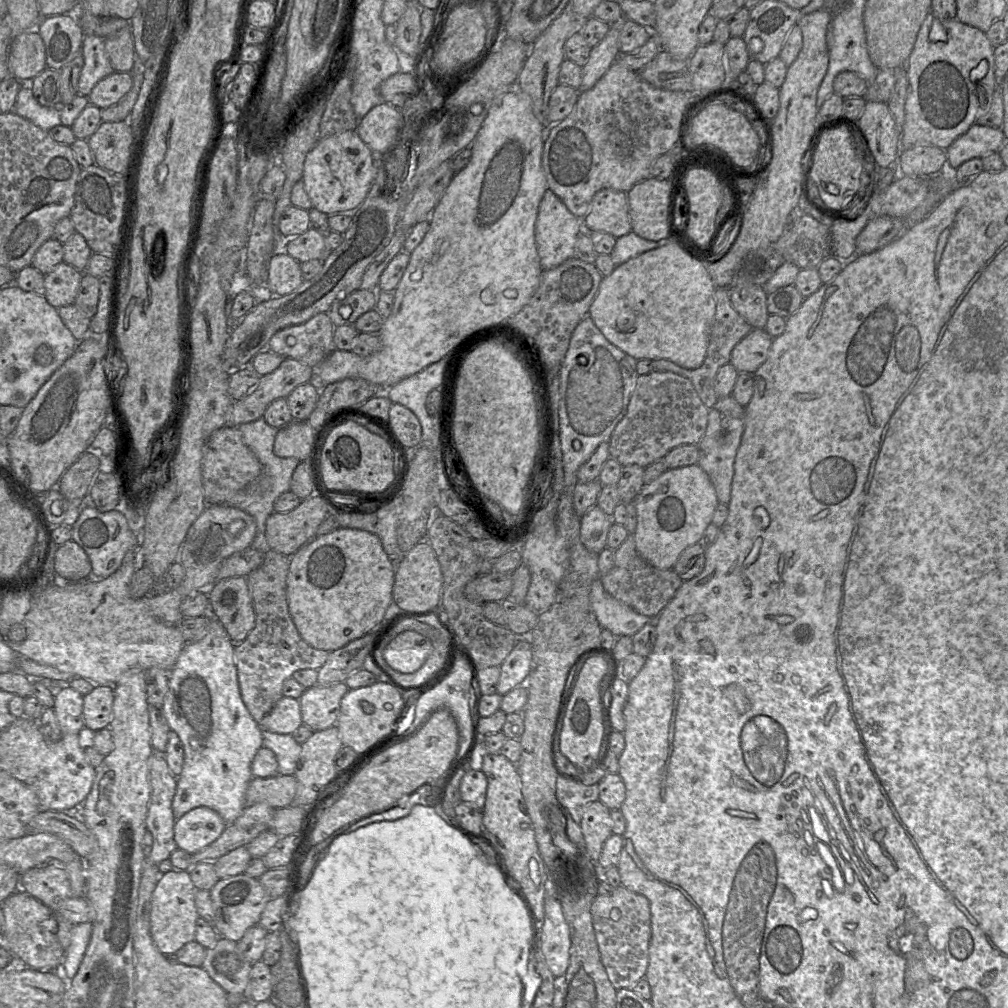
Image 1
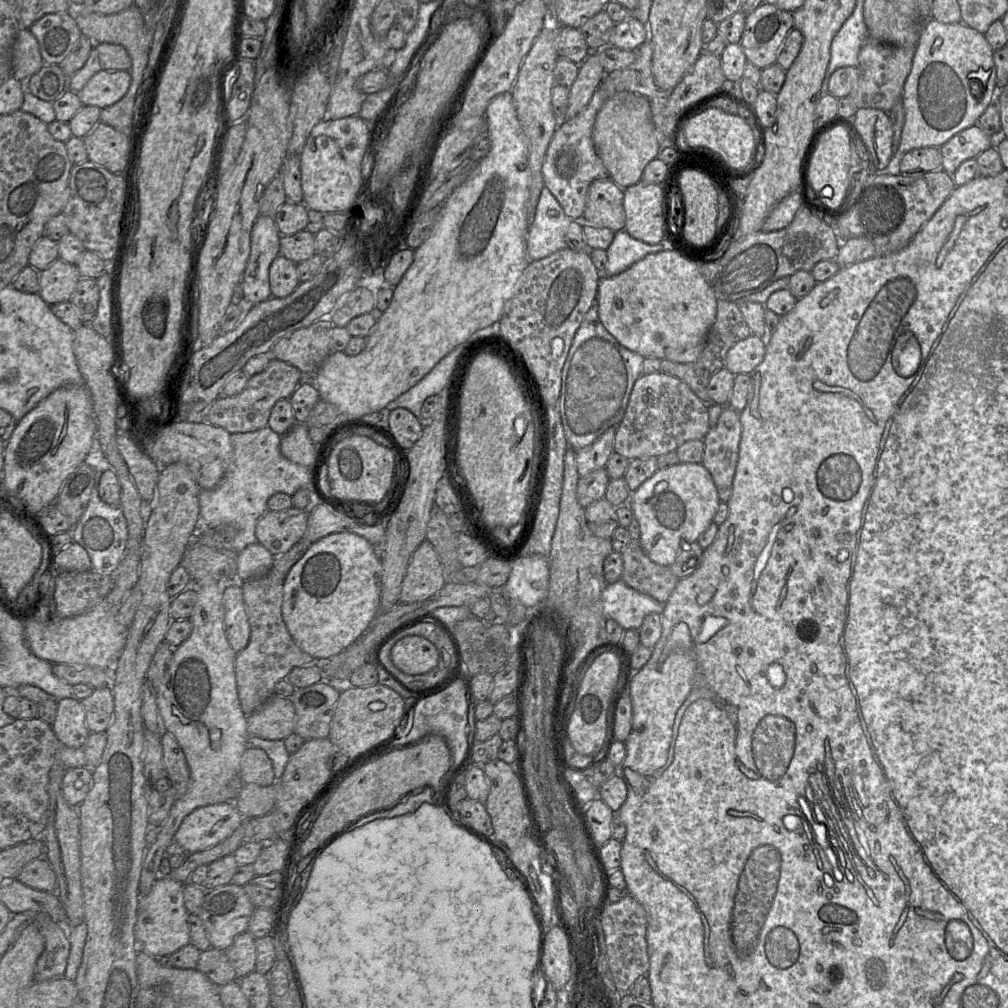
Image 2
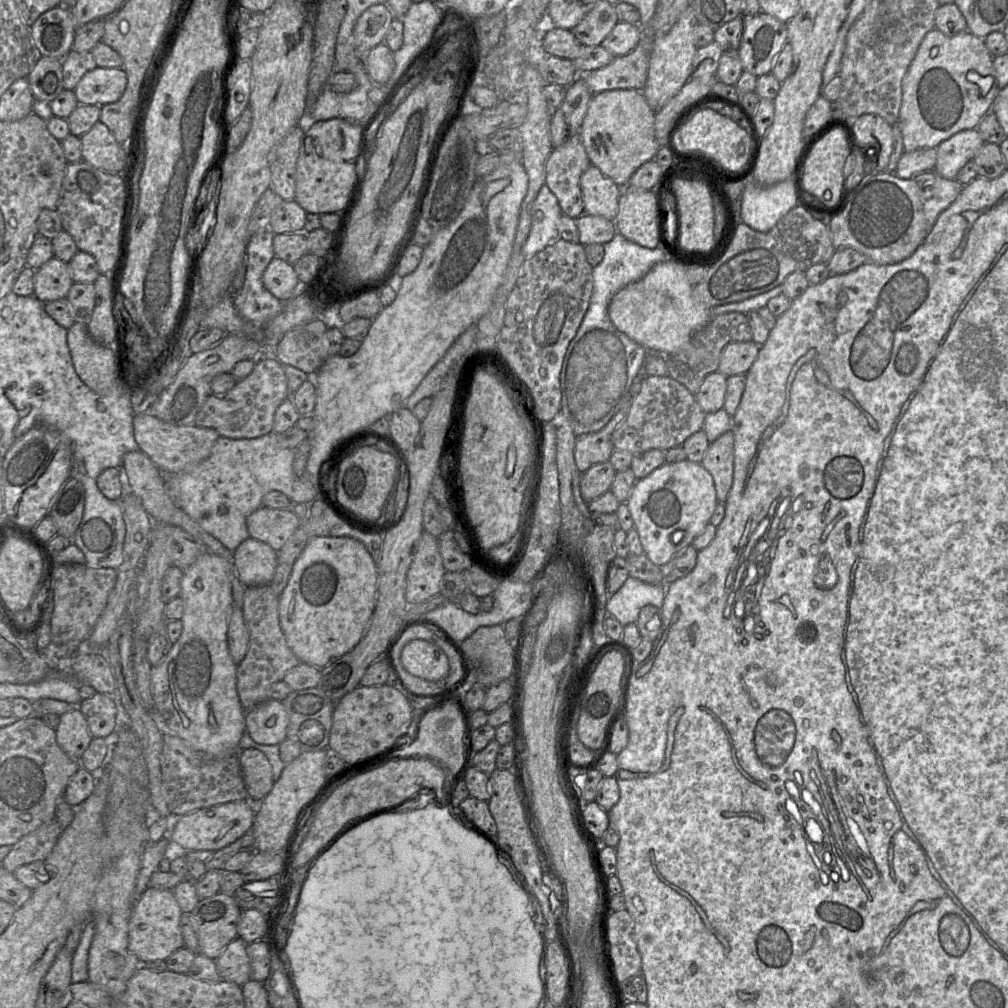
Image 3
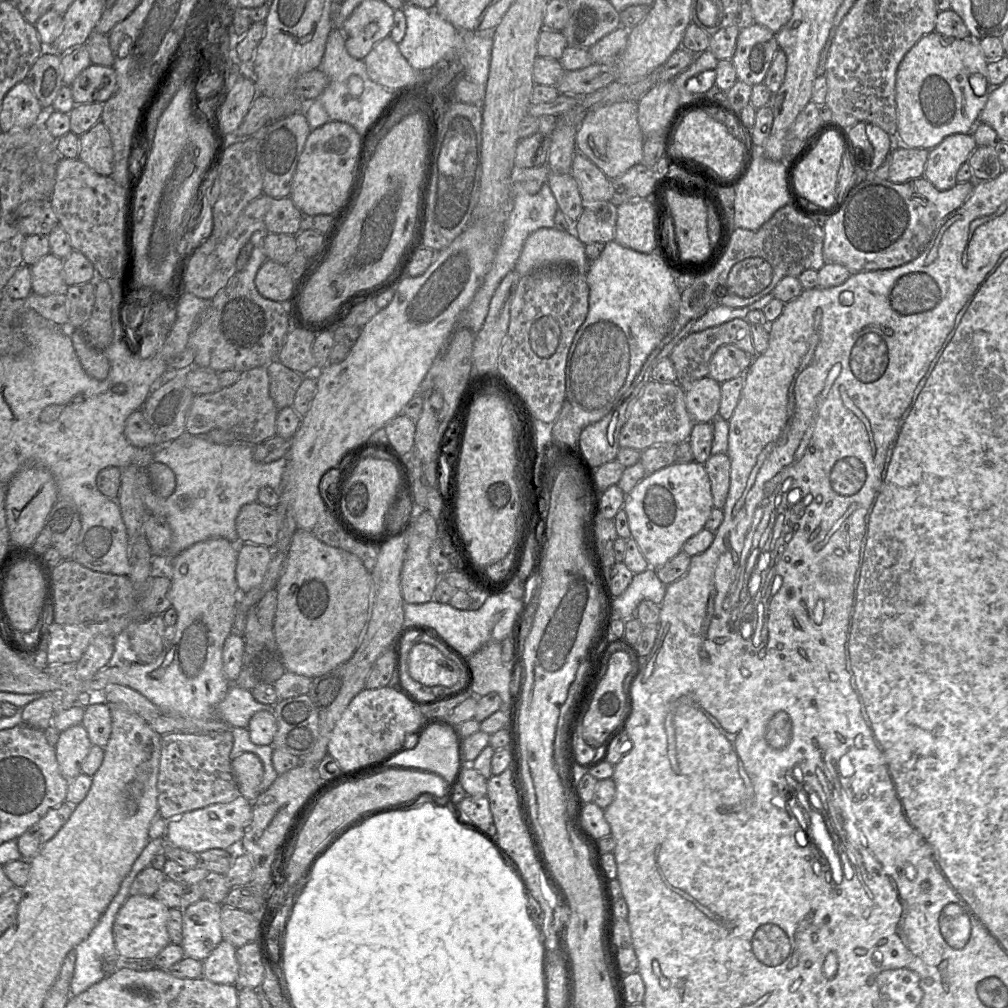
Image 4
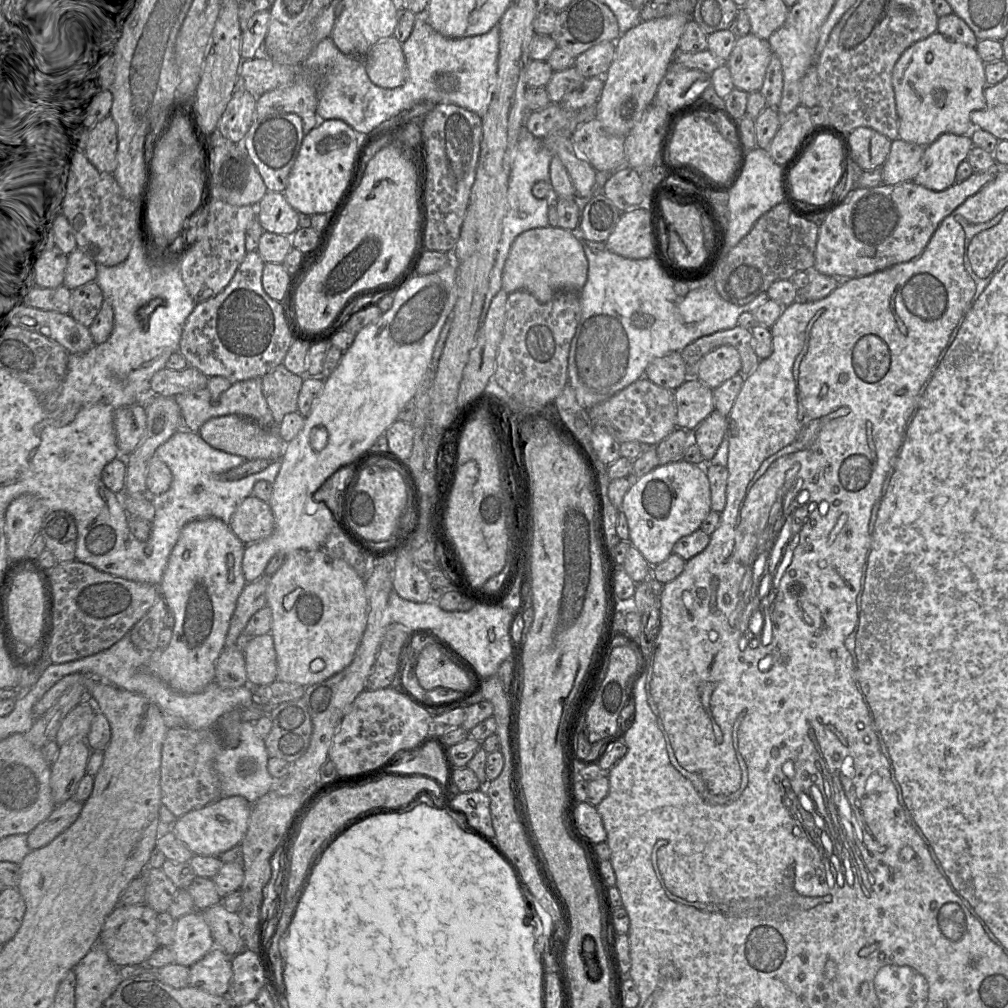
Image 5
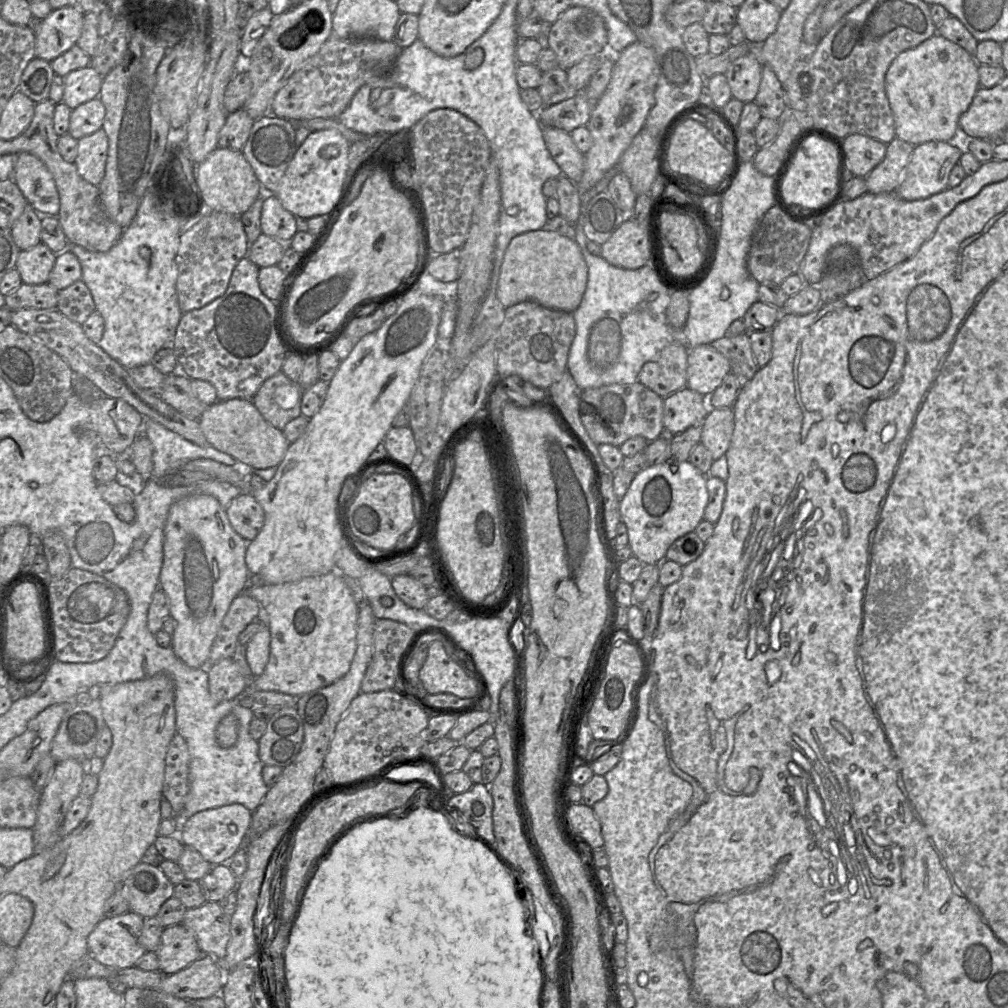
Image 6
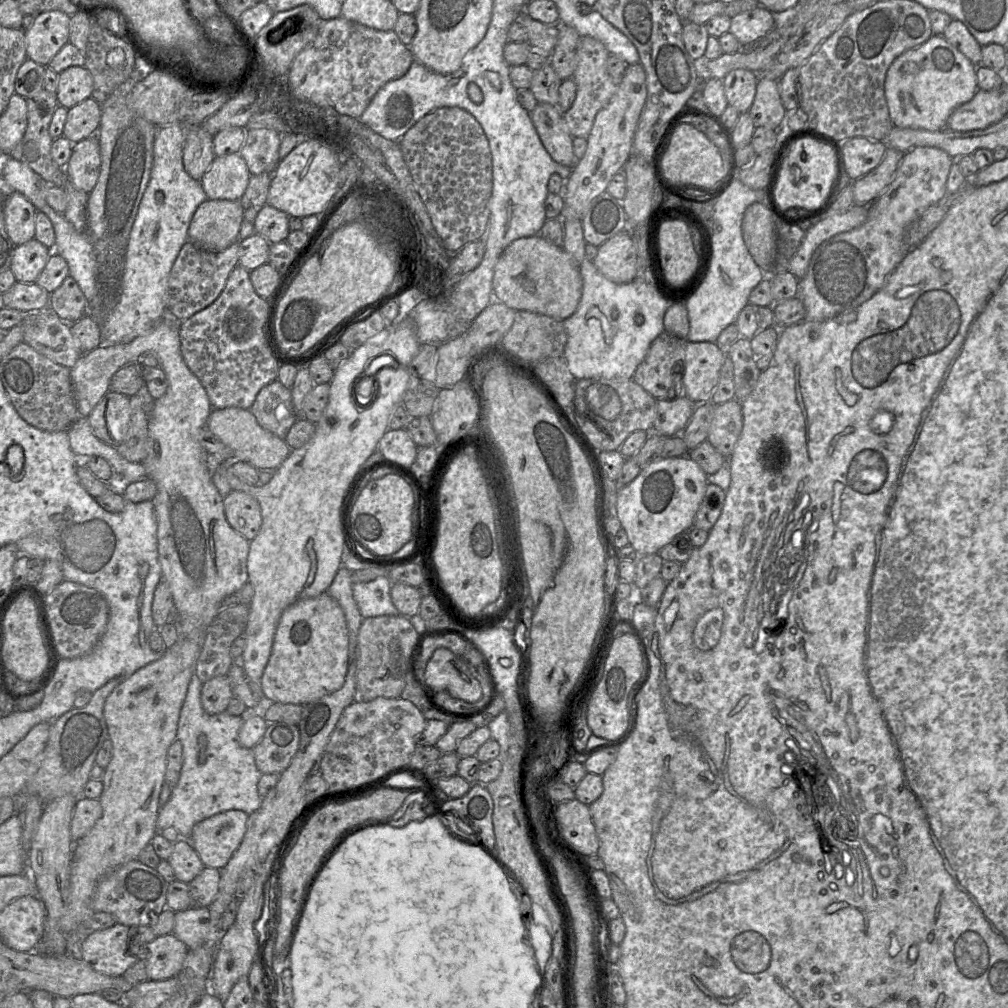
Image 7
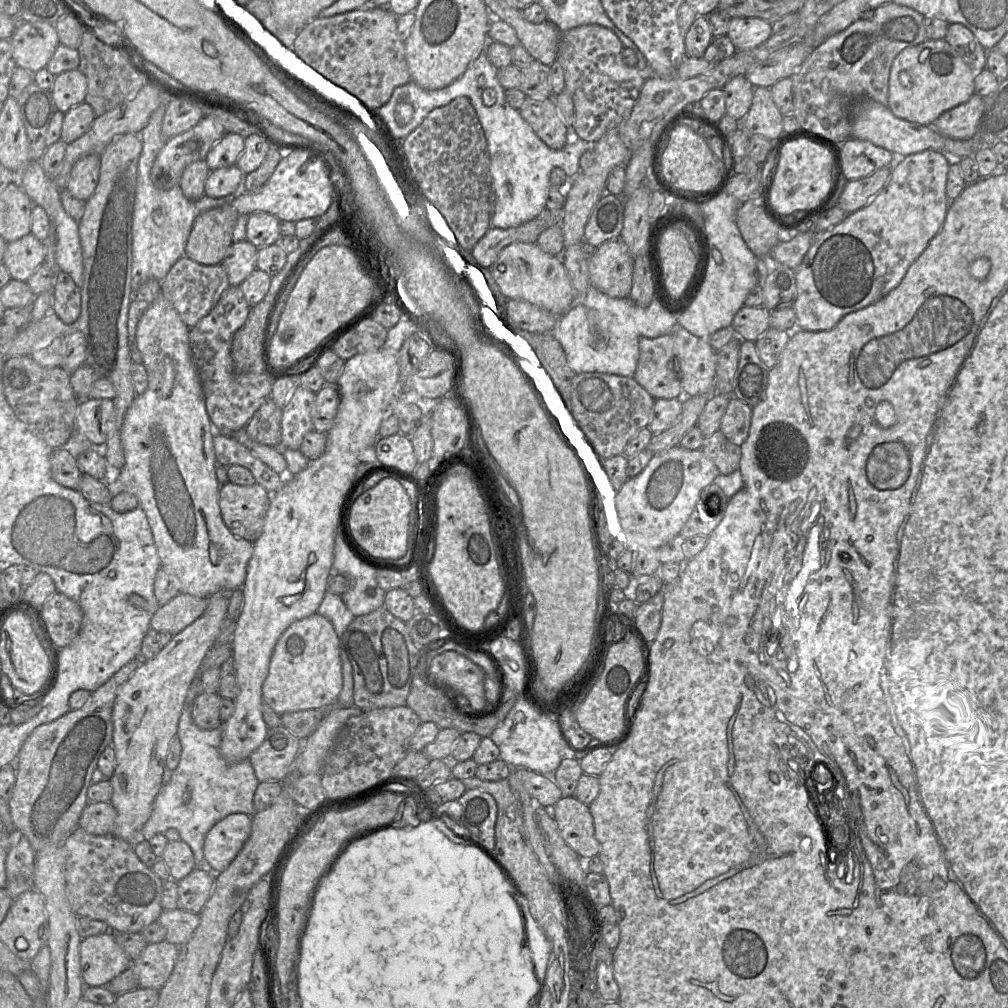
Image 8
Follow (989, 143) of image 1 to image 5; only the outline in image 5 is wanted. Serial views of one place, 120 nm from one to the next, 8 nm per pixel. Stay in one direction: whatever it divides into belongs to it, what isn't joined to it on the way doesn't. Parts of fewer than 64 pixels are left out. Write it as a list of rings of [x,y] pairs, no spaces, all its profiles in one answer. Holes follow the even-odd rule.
[[[945,133],[924,147],[920,170],[913,181],[934,191],[943,191],[956,182],[956,171],[974,146],[970,135]]]

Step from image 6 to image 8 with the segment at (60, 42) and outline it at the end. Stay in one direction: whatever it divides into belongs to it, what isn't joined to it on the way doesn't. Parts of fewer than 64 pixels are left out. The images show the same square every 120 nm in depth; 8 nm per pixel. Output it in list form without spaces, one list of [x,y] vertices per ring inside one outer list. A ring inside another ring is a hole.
[[[27,21],[10,38],[17,66],[36,73],[46,67],[60,44],[54,24]]]

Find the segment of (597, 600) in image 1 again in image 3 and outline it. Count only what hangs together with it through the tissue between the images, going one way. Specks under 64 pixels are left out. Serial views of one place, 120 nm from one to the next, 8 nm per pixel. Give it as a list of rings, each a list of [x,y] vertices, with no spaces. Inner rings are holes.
[[[629,576],[613,595],[610,595],[606,610],[621,625],[636,623],[640,610],[646,605],[661,609],[666,594],[666,585],[653,585]]]

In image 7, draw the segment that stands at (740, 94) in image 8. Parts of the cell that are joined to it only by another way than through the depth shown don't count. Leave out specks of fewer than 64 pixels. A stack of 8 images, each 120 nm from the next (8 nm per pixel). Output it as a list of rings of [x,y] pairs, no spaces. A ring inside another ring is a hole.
[[[751,70],[731,71],[723,80],[728,105],[740,114],[748,112],[754,102],[758,80],[759,75]]]

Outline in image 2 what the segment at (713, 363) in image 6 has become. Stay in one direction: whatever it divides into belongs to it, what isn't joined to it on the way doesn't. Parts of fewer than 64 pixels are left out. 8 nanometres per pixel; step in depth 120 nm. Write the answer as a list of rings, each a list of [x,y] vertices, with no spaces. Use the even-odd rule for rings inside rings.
[[[751,334],[735,343],[727,352],[725,367],[734,375],[751,372],[763,361],[766,337]]]

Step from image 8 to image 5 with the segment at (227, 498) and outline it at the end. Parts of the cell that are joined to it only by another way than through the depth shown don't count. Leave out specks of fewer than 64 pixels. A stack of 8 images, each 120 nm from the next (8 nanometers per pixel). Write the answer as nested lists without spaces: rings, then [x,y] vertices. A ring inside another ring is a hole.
[[[252,494],[237,506],[229,525],[244,544],[255,543],[272,534],[275,518],[270,504]]]

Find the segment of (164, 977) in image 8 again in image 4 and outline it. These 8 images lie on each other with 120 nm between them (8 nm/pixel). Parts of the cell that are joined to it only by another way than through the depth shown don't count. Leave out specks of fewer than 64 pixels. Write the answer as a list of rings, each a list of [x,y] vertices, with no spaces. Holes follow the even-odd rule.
[[[202,899],[183,910],[182,935],[180,944],[185,957],[204,961],[223,941],[221,932],[222,904]]]

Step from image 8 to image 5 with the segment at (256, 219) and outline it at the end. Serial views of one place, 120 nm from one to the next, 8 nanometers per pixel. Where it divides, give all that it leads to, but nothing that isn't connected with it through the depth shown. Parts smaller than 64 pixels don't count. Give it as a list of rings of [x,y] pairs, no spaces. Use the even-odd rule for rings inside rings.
[[[266,192],[257,205],[257,217],[266,232],[287,235],[299,228],[298,211],[281,192]]]

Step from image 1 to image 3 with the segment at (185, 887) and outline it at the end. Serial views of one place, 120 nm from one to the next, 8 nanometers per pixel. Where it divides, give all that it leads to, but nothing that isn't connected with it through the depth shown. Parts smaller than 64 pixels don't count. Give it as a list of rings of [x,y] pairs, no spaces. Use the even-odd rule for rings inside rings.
[[[148,886],[134,903],[128,924],[128,948],[140,963],[165,961],[173,952],[184,947],[180,929],[182,911],[172,890]]]

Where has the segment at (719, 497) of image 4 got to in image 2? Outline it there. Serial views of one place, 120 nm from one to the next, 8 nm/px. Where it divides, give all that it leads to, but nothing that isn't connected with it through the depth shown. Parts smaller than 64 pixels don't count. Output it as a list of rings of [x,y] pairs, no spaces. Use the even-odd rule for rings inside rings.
[[[724,406],[716,425],[703,438],[702,465],[710,472],[720,501],[727,503],[733,489],[733,479],[739,456],[742,425],[739,412]]]

